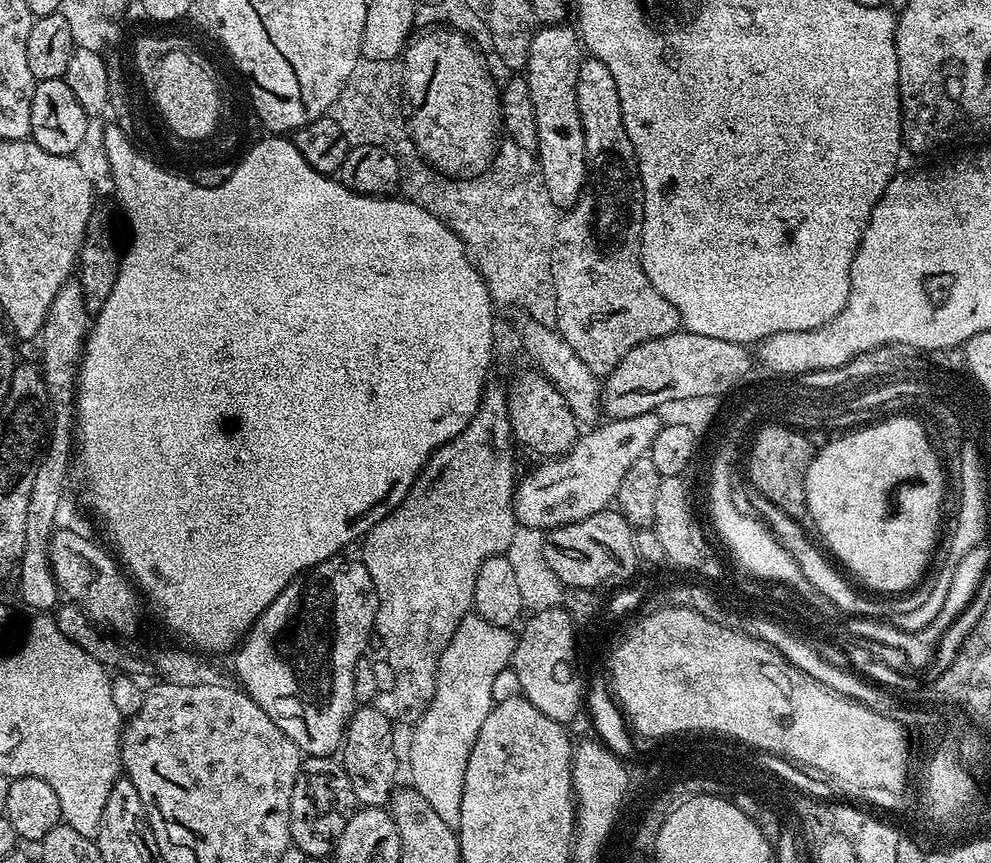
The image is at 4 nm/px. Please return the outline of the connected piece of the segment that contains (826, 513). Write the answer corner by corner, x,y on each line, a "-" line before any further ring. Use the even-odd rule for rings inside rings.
908,414
900,415
904,416
896,416
893,420
884,420
881,424
872,424
869,428
860,428
857,432
854,432
855,430
849,431
849,436
840,436
837,440
830,441
824,449
821,447
815,453
805,476
805,502
808,503
808,516
810,520
816,523
816,528
820,531
821,538
824,539
825,545
823,544
823,547
832,556
833,554
836,555
866,587
873,588
876,592
890,592
889,594
907,593
909,588
916,587
921,580
925,579
930,568
930,561
937,551
935,548
936,535
940,532
940,507
943,506
944,502
946,503
946,468
944,474
944,468
940,465
942,460
934,447
933,441
932,444
928,441
928,436
924,433
924,428
918,421
911,420
910,417
906,416

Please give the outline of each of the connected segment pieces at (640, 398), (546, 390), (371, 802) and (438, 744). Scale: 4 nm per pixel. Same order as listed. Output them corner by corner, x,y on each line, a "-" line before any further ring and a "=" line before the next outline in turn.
687,330
671,332
662,338
650,339
630,350
622,360
605,377
601,387
601,407
614,420
634,418
647,412
657,411
663,402
671,399
684,399
688,395
699,395
699,391
728,387
746,370
754,366
754,356
742,344
726,342
722,338
706,338
706,334
694,334
=
527,370
507,389
508,417
512,423
512,432
517,441
520,440
540,458
562,456
576,445
578,439
578,421
571,412
566,398
552,385
547,376
=
357,707
344,730
342,763
348,772
357,805
383,808
391,801
396,780
396,748
392,745
393,721
376,708
=
469,614
456,627
446,650
442,650
438,670
436,672
436,689
434,698
421,720
415,721
412,732
412,745
408,748
408,772
412,775
411,787
416,789
430,807
438,813
442,822
456,826
462,814
462,786
466,782
466,762
470,762
470,750
474,750
474,742
478,742
478,730
482,730
482,722
486,722
486,714
490,714
494,703
492,695
496,692
496,679
503,674
512,663
512,655
516,649
517,633
494,626
480,616

